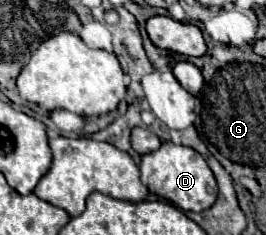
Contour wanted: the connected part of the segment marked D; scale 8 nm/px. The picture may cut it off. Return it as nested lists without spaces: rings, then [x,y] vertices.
[[[166,141],[160,145],[158,151],[142,157],[140,171],[142,171],[142,183],[152,193],[168,199],[170,203],[174,203],[184,211],[196,211],[196,213],[204,211],[206,207],[212,207],[214,199],[218,197],[218,183],[214,179],[214,173],[210,171],[206,159],[202,159],[202,155],[198,155],[198,151],[194,151],[192,147],[174,145]]]

